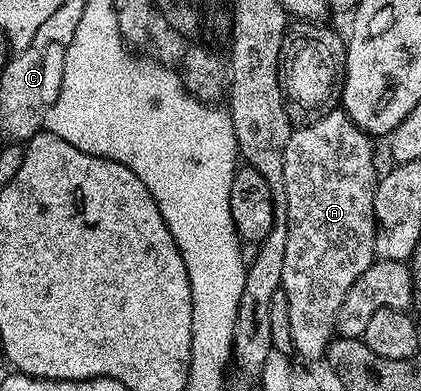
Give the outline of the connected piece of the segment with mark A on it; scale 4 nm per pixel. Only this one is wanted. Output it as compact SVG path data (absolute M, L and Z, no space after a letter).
M334 110L326 114L318 122L307 126L300 126L293 131L292 137L286 142L284 155L284 193L286 194L286 214L288 215L288 233L286 234L286 262L282 262L282 290L286 294L286 302L290 310L290 338L295 355L304 360L316 360L328 351L328 344L334 339L336 332L336 315L346 298L350 294L350 286L362 278L362 274L377 259L376 255L376 215L374 214L374 194L378 183L376 160L372 157L373 137L363 132L357 124L346 122L343 111Z

